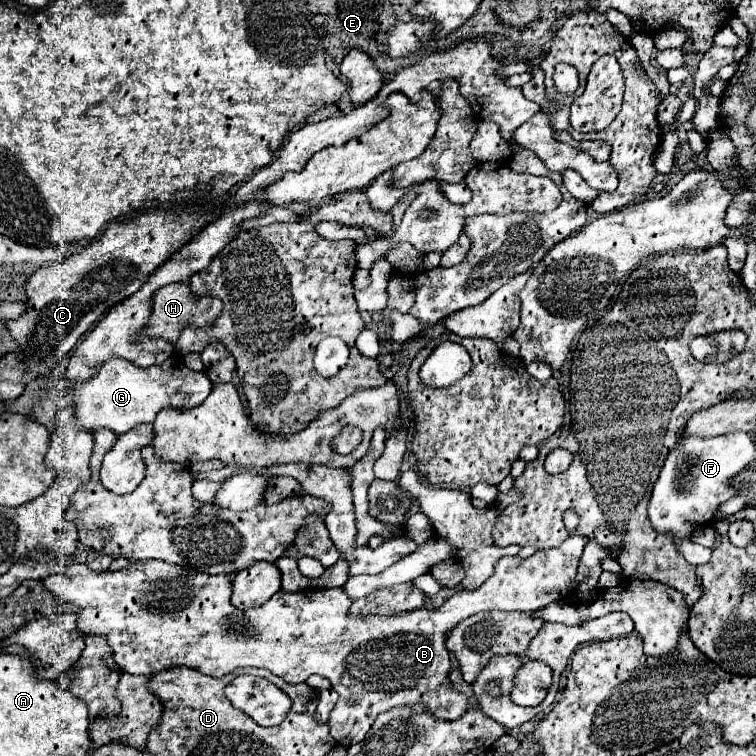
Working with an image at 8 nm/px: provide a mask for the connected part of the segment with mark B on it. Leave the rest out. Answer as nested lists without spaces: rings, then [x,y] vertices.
[[[569,535],[561,547],[537,549],[537,553],[527,559],[501,557],[495,563],[495,573],[477,591],[459,591],[439,609],[415,609],[397,613],[393,617],[369,619],[349,615],[351,599],[341,587],[307,589],[297,593],[279,591],[271,597],[269,603],[239,611],[231,605],[234,575],[205,575],[201,571],[189,571],[189,567],[185,569],[173,563],[151,559],[131,561],[123,571],[91,571],[85,563],[67,563],[61,573],[45,577],[41,583],[51,593],[61,597],[61,602],[81,607],[77,621],[79,631],[87,635],[105,635],[115,653],[113,657],[117,665],[133,675],[155,675],[163,669],[183,665],[211,677],[225,677],[239,667],[263,667],[287,683],[301,683],[315,673],[327,677],[333,689],[339,693],[339,701],[327,723],[335,741],[343,747],[349,747],[361,743],[375,717],[391,707],[425,703],[439,719],[459,719],[469,709],[469,699],[463,693],[449,689],[451,661],[445,647],[447,631],[479,611],[537,611],[547,603],[561,601],[569,595],[585,543],[585,537]]]

